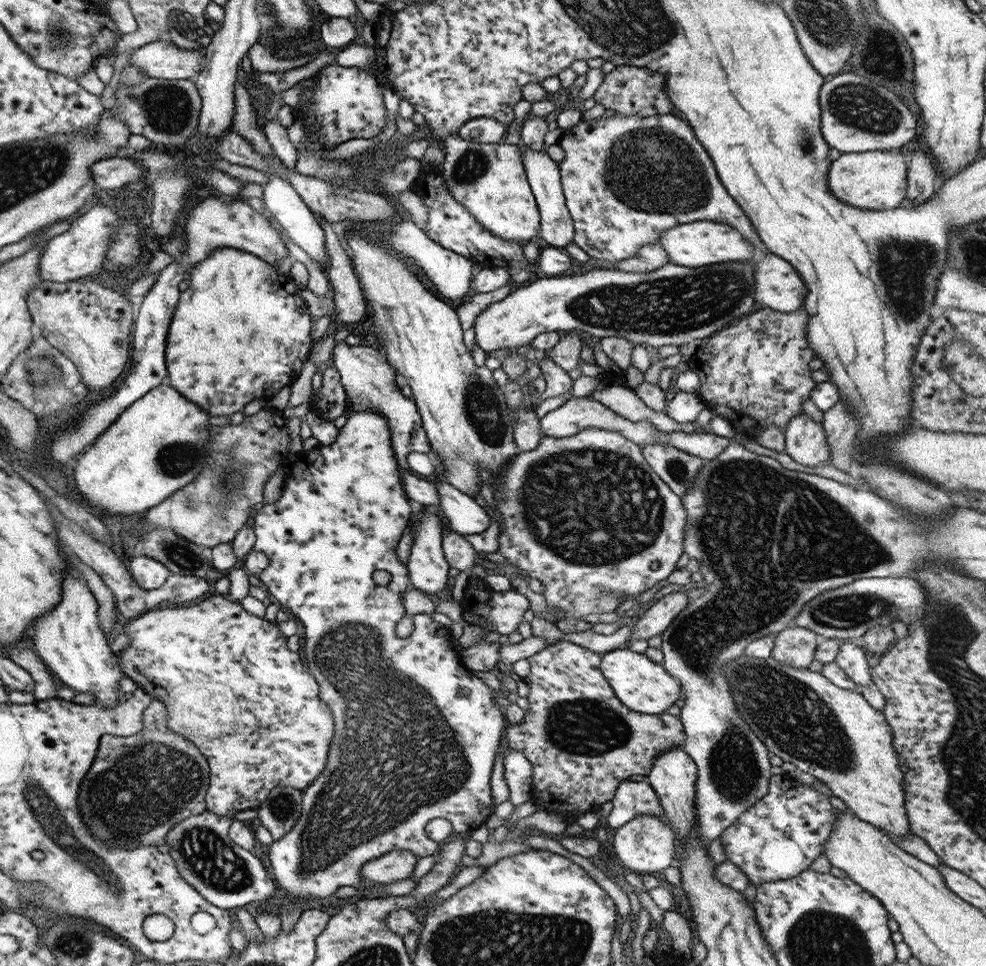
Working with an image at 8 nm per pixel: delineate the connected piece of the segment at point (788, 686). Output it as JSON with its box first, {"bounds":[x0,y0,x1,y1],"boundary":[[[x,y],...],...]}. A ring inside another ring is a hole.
{"bounds":[722,654,911,840],"boundary":[[[745,654],[728,662],[722,671],[737,714],[769,753],[779,756],[782,762],[791,762],[797,771],[807,772],[824,783],[859,820],[872,824],[893,840],[895,836],[911,833],[904,809],[904,790],[899,785],[905,774],[899,771],[890,728],[881,711],[873,709],[860,692],[839,688],[821,673],[807,668],[791,668],[771,658],[757,659]]]}

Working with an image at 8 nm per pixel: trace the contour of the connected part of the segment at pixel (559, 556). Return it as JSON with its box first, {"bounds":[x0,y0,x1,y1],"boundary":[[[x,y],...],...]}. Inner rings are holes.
{"bounds":[494,428,685,620],"boundary":[[[586,428],[577,434],[563,438],[543,436],[533,450],[517,453],[496,476],[494,491],[495,508],[499,512],[503,530],[498,532],[498,549],[508,564],[525,570],[526,576],[535,579],[543,585],[546,609],[561,609],[564,618],[580,620],[589,614],[603,614],[614,611],[619,598],[633,599],[649,590],[656,582],[665,581],[675,570],[675,564],[682,552],[682,536],[684,533],[685,509],[680,498],[652,471],[647,461],[640,453],[640,446],[623,438],[616,430],[601,430],[600,428]]]}

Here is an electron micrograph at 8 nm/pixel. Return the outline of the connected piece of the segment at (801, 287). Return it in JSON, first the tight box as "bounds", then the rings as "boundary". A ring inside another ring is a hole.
{"bounds":[754,253,808,312],"boundary":[[[767,253],[763,260],[754,264],[754,302],[779,312],[791,312],[802,308],[805,295],[808,293],[806,284],[797,271],[781,257]]]}

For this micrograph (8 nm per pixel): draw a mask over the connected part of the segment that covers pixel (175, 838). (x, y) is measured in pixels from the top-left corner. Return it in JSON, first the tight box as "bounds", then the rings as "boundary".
{"bounds":[164,810,276,911],"boundary":[[[204,810],[174,824],[164,840],[183,880],[209,904],[226,911],[239,909],[249,902],[267,900],[275,894],[276,889],[276,882],[269,878],[259,859],[251,852],[239,848],[229,838],[228,830],[232,820]]]}

